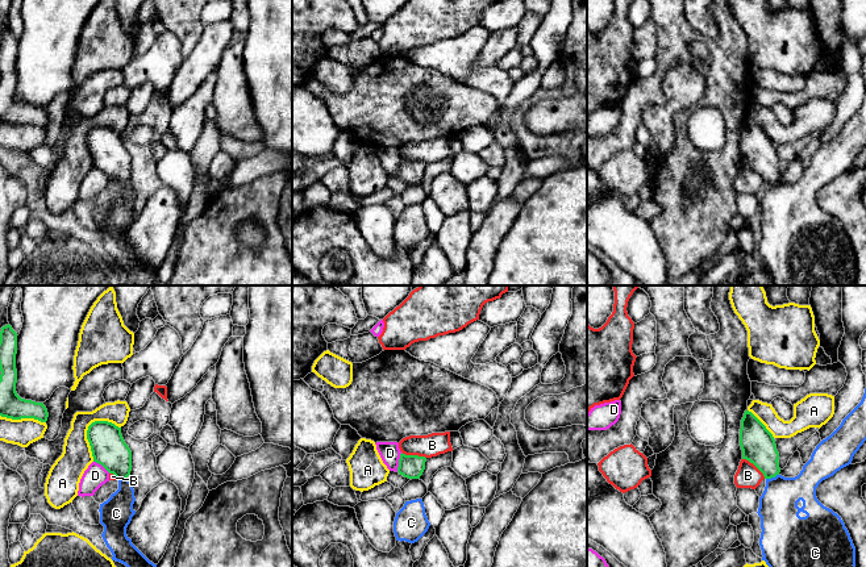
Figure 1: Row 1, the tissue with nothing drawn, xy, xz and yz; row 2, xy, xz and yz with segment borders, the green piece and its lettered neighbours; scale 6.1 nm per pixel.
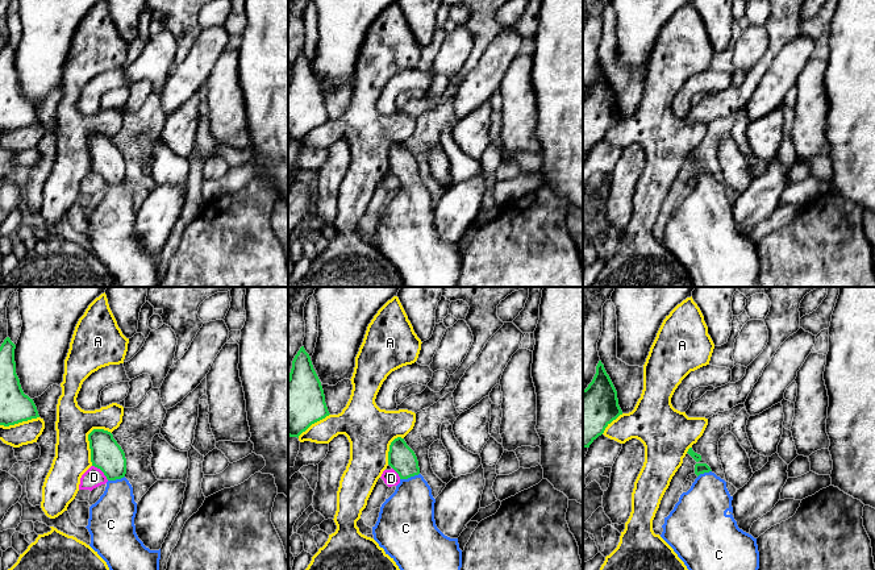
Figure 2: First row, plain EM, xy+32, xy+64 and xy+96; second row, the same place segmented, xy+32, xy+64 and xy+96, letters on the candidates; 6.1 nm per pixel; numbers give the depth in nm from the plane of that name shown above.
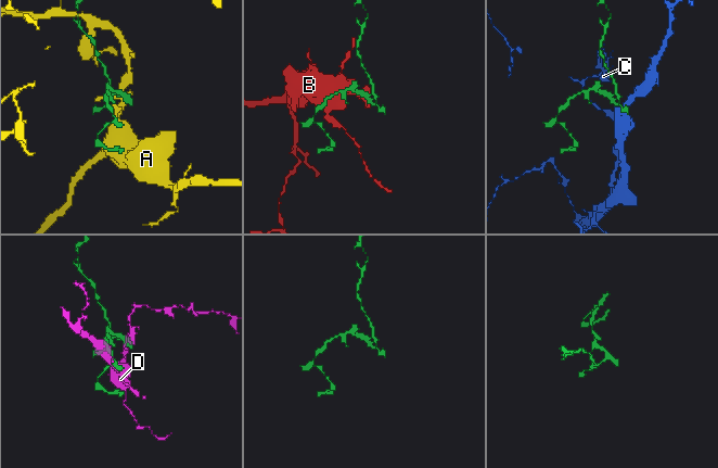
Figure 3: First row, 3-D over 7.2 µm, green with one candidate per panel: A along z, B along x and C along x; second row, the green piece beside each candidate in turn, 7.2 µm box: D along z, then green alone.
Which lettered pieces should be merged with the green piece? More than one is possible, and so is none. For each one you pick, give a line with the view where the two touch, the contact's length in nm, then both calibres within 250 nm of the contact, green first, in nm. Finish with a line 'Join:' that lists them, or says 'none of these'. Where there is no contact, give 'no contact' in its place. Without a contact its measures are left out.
C: yz | 90 nm | 220/240 nm
Join: C

